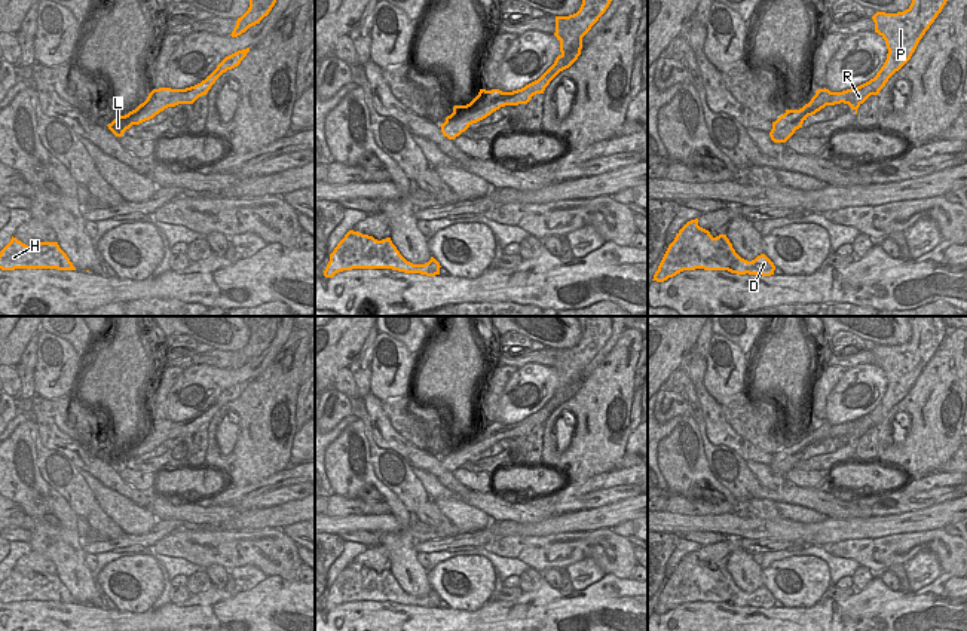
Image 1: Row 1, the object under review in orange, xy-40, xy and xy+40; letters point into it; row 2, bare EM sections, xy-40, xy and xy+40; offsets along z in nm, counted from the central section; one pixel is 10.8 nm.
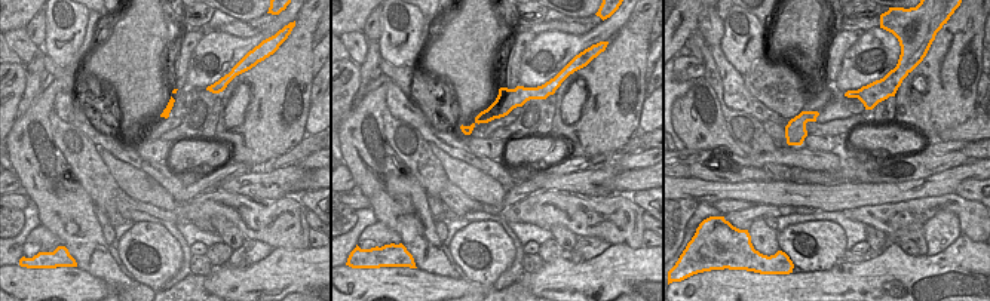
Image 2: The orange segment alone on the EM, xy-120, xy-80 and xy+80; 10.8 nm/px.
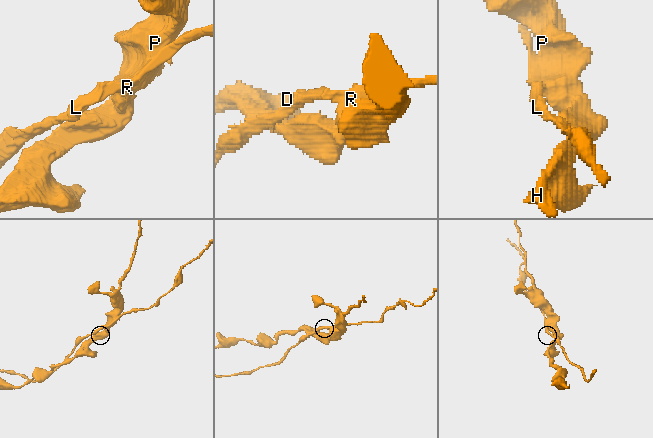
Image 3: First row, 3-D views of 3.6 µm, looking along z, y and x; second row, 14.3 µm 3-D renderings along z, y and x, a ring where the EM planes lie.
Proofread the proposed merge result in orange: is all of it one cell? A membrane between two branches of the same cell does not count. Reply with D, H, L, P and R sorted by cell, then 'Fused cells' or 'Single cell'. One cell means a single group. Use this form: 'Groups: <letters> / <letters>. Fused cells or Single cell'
Groups: D H P / L R. Fused cells

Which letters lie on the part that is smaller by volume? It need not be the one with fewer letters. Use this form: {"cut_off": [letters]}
{"cut_off": ["L", "R"]}

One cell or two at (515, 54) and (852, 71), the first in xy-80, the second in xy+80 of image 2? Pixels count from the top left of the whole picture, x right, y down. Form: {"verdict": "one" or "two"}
{"verdict": "two"}

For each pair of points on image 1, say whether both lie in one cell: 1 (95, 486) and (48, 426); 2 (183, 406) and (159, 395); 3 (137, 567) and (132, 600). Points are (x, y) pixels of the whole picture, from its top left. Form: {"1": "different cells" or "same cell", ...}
{"1": "different cells", "2": "different cells", "3": "same cell"}

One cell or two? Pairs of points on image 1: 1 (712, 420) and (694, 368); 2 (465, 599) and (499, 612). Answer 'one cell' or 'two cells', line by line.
1: two cells
2: two cells

